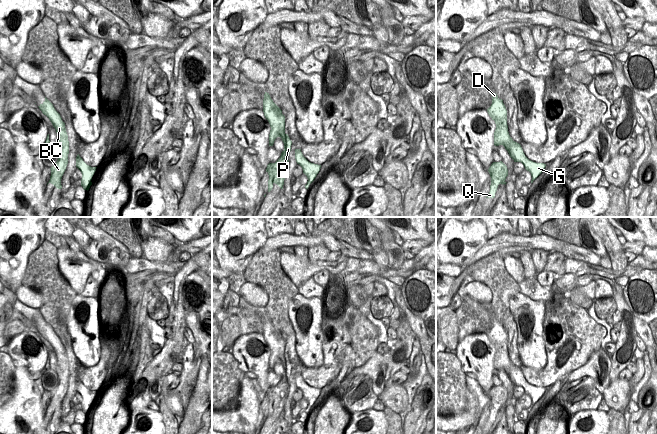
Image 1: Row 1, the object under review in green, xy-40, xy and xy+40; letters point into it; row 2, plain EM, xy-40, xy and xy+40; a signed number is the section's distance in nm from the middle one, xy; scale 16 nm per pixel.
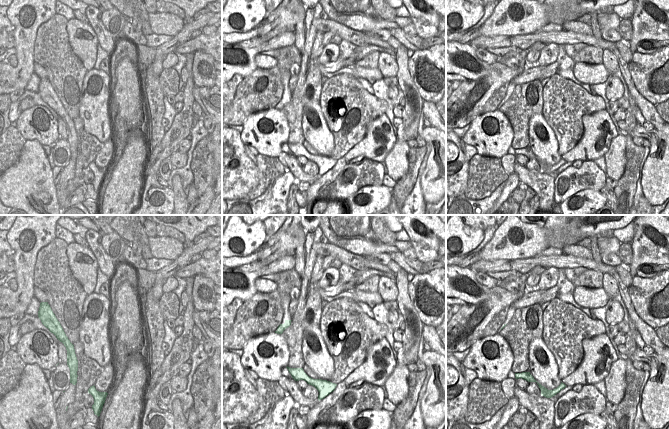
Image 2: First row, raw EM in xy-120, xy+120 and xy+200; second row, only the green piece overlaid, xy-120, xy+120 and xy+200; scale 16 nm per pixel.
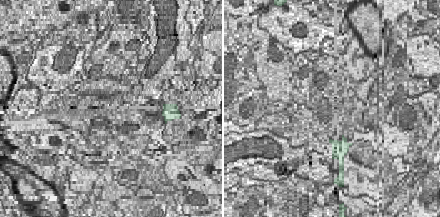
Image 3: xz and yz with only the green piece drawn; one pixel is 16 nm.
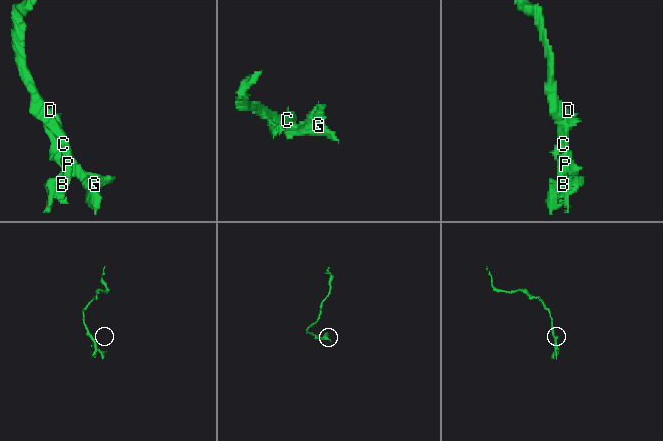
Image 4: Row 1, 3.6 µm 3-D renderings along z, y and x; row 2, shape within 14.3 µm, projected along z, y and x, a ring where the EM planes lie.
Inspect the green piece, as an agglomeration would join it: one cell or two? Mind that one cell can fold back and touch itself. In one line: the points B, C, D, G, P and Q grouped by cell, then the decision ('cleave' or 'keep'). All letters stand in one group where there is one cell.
B C G P Q / D | cleave

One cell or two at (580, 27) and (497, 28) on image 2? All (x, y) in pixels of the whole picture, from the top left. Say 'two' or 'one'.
two

